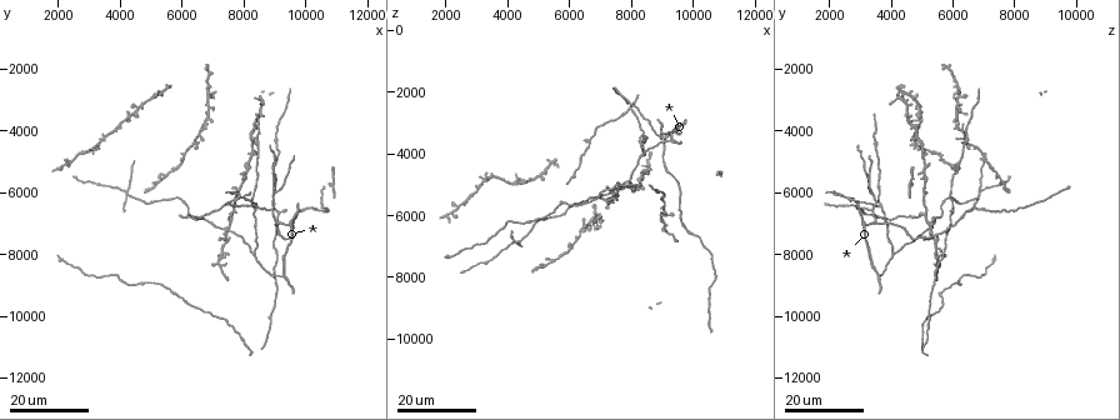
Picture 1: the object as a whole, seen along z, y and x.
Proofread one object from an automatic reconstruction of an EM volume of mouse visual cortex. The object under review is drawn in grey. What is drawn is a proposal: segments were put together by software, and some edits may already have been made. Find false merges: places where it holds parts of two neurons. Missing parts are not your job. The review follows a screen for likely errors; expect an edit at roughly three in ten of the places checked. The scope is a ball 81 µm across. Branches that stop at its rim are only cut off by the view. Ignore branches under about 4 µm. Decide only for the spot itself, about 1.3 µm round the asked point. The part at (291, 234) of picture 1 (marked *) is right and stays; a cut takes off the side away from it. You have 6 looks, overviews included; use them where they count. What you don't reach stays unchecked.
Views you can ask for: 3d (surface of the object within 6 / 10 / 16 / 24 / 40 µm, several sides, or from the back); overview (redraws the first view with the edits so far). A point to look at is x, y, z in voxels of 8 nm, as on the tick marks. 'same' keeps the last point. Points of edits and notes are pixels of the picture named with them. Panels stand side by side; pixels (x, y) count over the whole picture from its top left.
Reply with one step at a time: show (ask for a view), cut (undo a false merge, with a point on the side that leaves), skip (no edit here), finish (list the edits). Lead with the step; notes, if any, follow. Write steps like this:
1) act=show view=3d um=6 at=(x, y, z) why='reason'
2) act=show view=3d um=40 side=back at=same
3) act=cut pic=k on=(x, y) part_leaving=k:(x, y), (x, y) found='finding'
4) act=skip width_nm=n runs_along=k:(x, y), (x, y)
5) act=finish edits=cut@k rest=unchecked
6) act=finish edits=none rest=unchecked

act=show view=3d um=24 at=(9000, 6100, 3300) why='three arms meet'

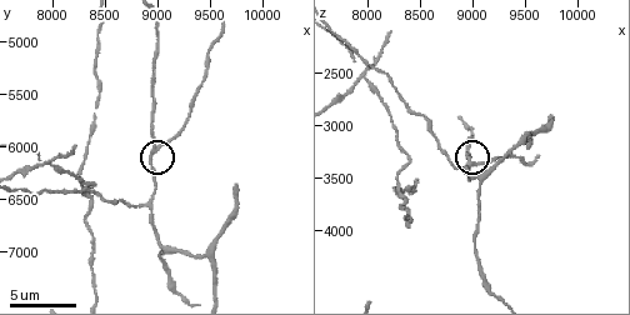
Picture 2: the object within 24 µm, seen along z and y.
act=show view=3d um=6 at=(9000, 6000, 3340)

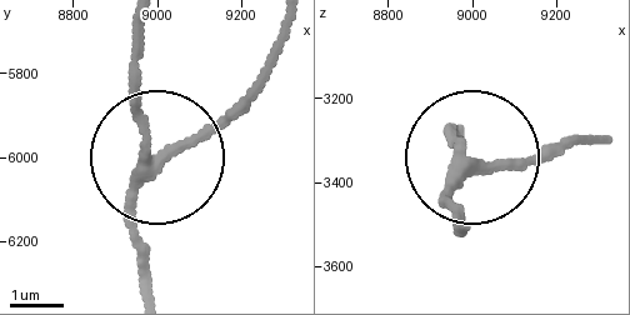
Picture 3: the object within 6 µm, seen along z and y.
act=skip runs_along=3:(144, 289), (130, 195), (148, 141), (130, 38) found='all the same neuron'

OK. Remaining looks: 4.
act=show view=3d um=10 at=(8300, 6440, 3600) why='three-way junction'

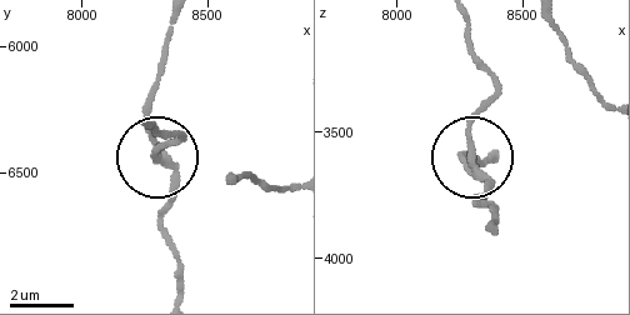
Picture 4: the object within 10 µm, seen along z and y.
act=skip width_nm=200 runs_along=4:(180, 286), (164, 223), (173, 181), (148, 118), (156, 64) found='one neuron here'

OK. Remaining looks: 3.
act=show view=3d um=24 at=(8900, 6500, 3400) why='thin arm on a thick one'

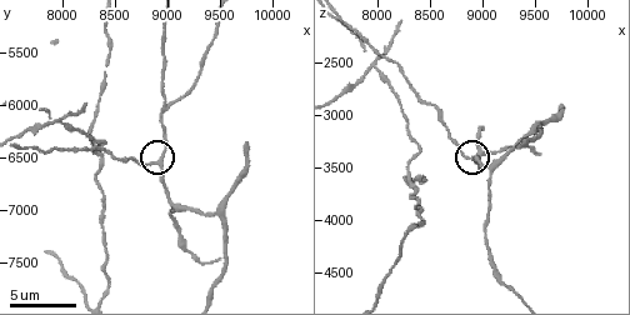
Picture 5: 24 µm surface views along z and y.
act=show view=3d um=10 at=same

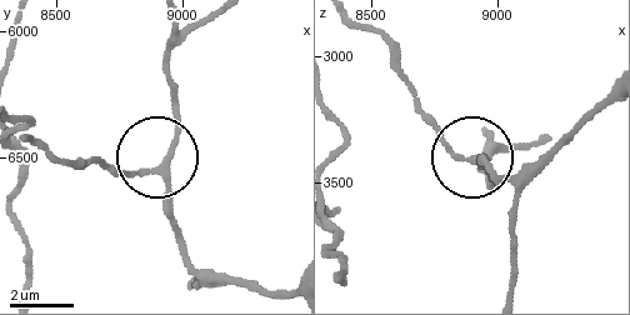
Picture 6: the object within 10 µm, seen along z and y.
act=skip arms=3 found='continuous, no second neuron'

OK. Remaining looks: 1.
act=finish edits=none rest=unchecked

